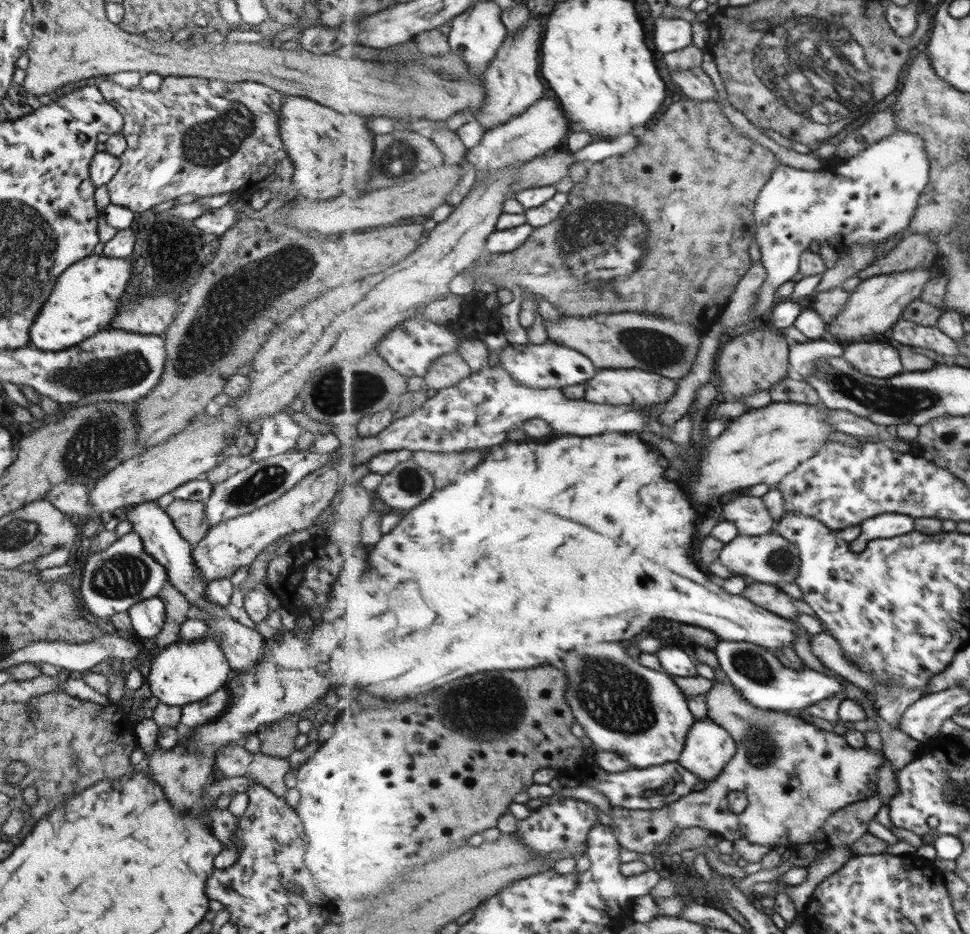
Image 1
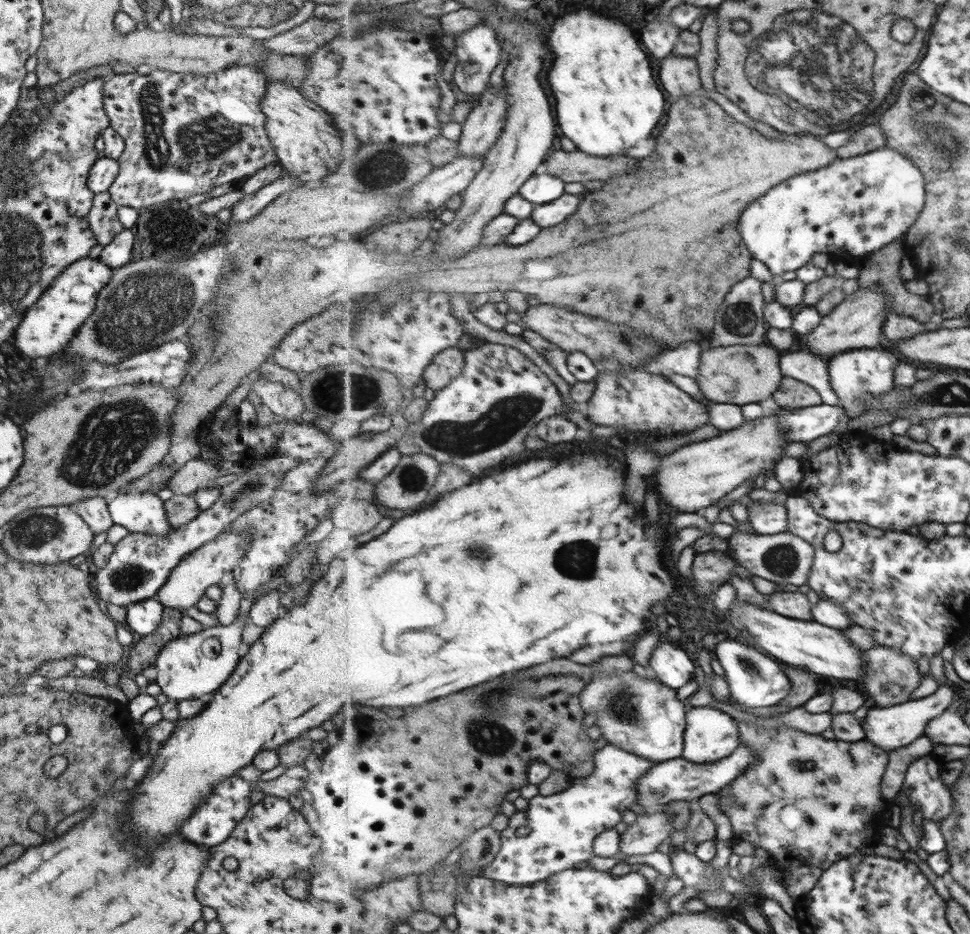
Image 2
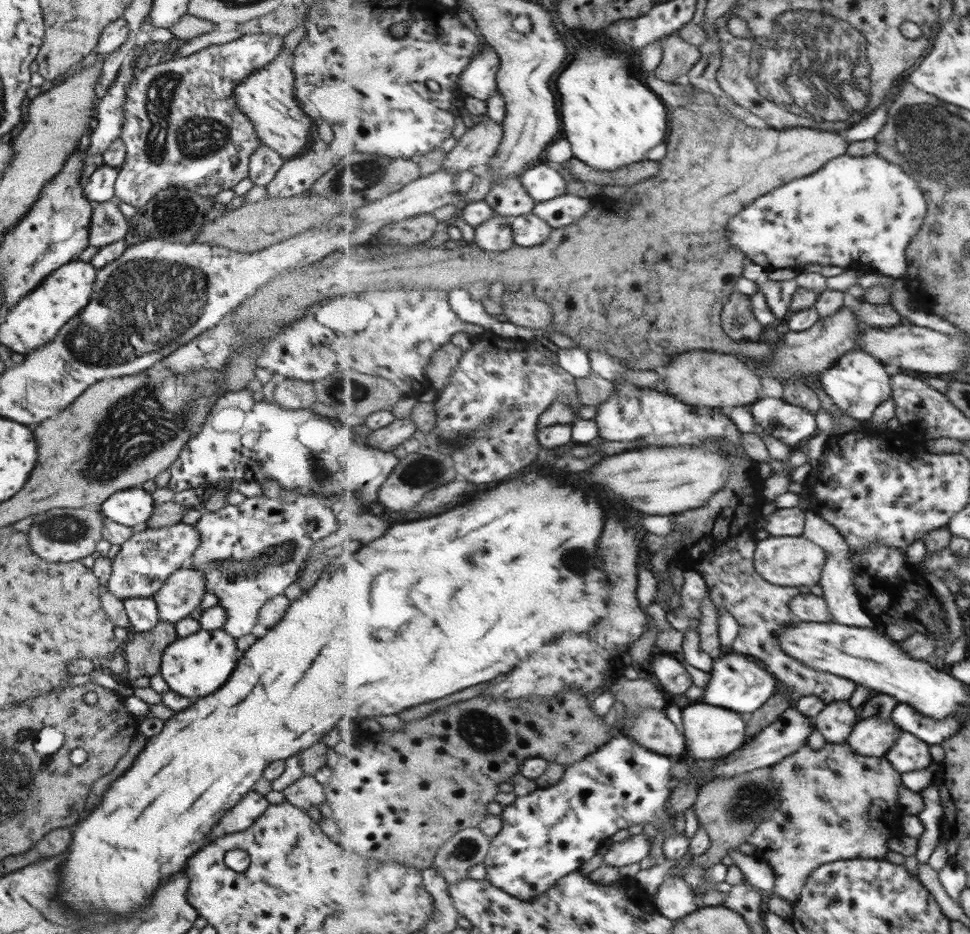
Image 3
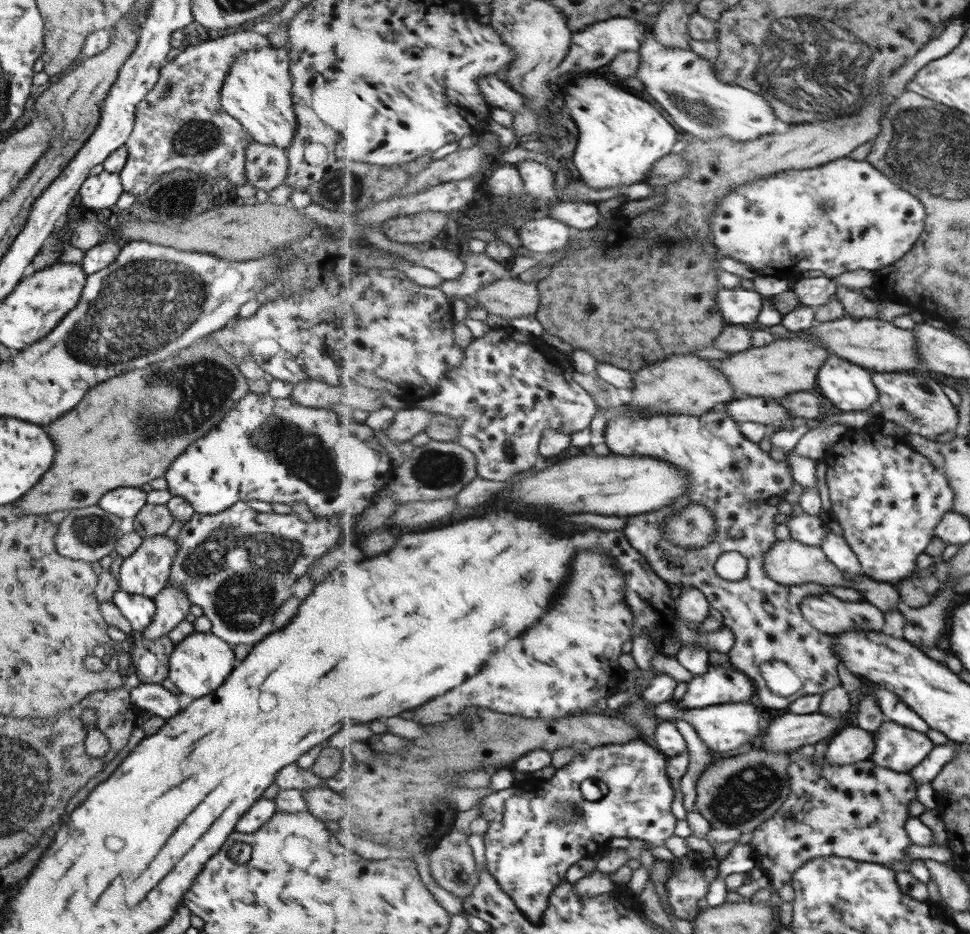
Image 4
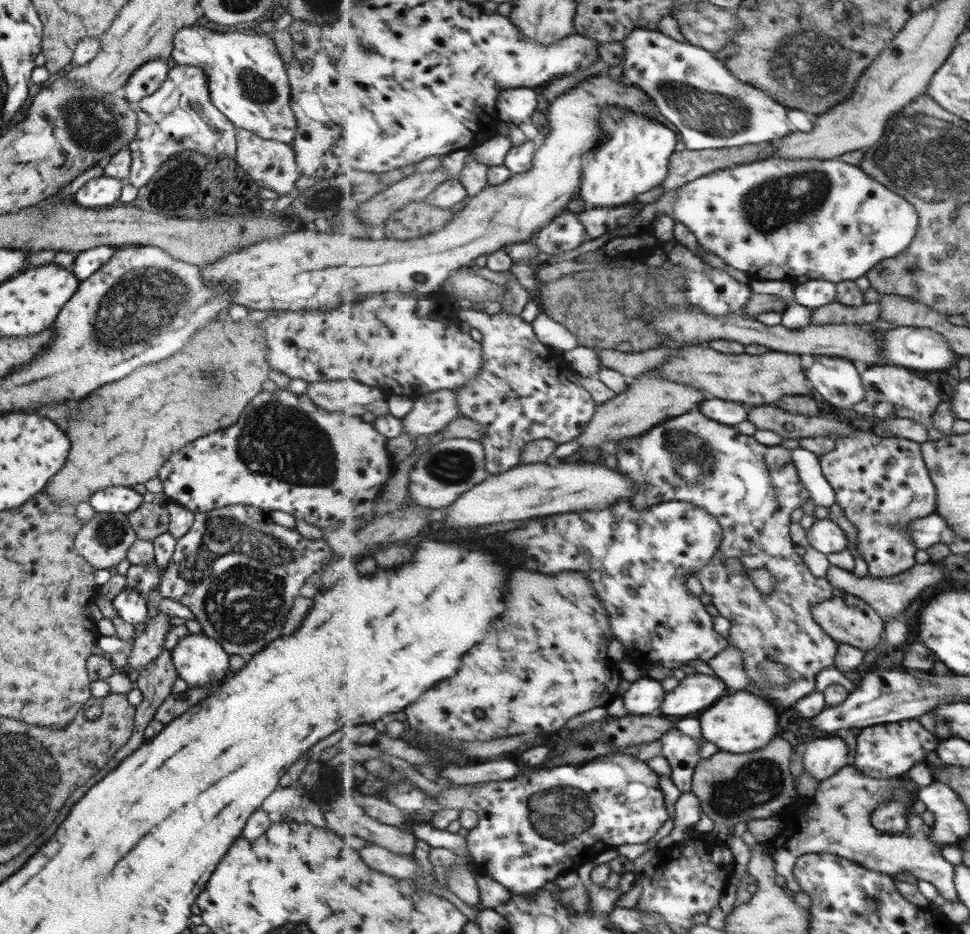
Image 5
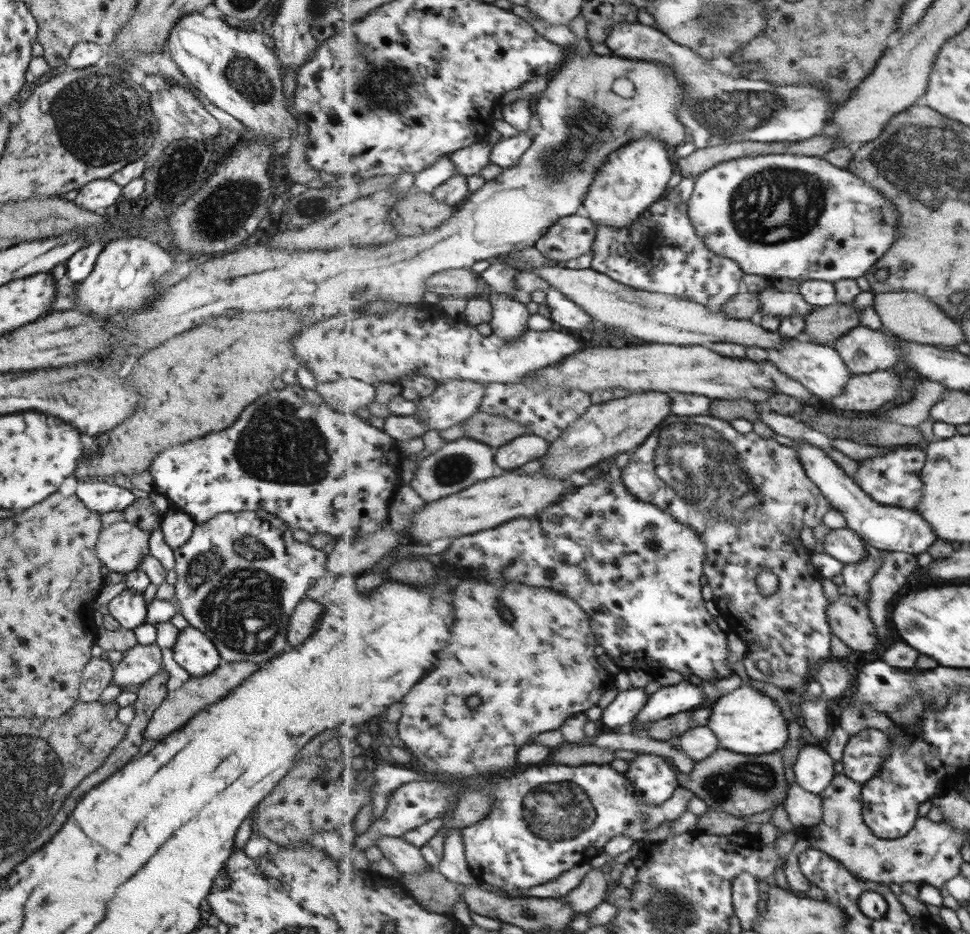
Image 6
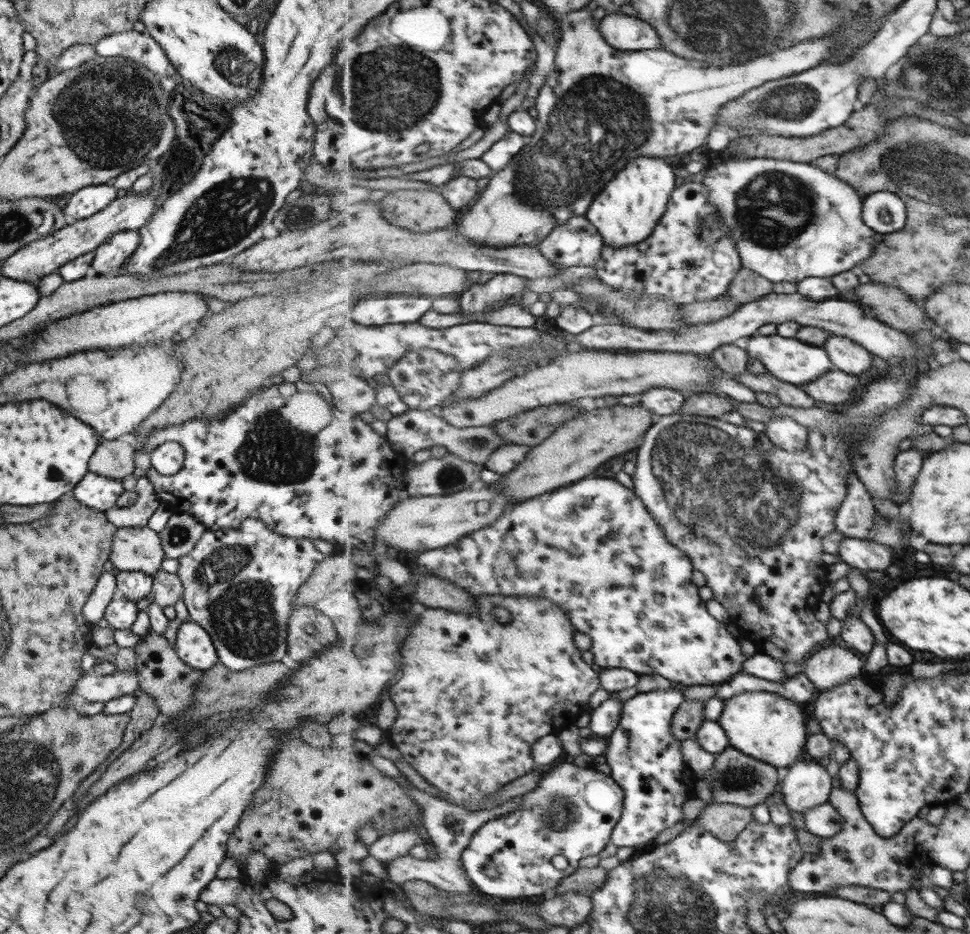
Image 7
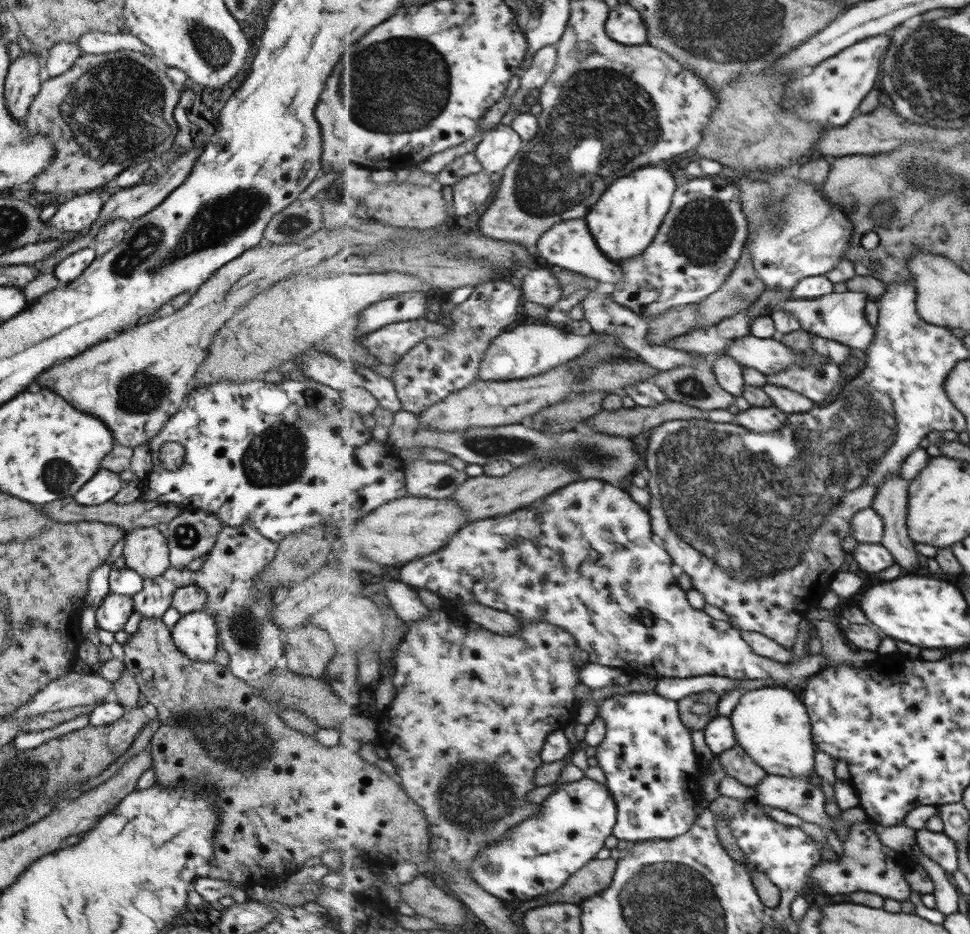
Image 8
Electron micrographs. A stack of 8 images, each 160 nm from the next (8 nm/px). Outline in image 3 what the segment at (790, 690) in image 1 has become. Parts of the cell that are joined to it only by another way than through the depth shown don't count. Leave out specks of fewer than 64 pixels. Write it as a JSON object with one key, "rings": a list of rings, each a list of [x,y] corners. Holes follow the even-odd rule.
{"rings":[[[726,651],[721,658],[714,661],[711,674],[712,679],[709,686],[704,689],[702,702],[729,707],[729,710],[738,711],[746,716],[759,710],[771,696],[776,694],[777,690],[780,690],[780,680],[774,677],[768,668],[747,655],[735,651]]]}

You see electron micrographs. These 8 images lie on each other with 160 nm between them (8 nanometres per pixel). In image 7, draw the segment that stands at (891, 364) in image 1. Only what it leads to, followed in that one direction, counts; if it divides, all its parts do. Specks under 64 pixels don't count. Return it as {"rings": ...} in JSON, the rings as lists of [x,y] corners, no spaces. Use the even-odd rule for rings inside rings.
{"rings":[[[775,334],[773,337],[756,335],[750,338],[745,348],[750,358],[761,360],[770,373],[783,382],[805,387],[805,385],[819,381],[823,374],[835,369],[835,364],[829,358],[824,347],[813,346],[795,338],[785,338]]]}

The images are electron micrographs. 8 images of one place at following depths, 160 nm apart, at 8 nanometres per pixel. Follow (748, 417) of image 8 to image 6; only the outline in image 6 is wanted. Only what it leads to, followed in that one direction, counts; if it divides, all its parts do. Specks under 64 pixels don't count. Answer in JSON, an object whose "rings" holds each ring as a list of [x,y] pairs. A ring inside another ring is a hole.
{"rings":[[[795,439],[799,458],[805,466],[805,471],[811,480],[818,483],[818,488],[831,502],[833,508],[839,509],[845,515],[848,527],[853,529],[869,545],[880,551],[908,552],[911,554],[923,554],[929,547],[937,542],[937,536],[931,528],[931,524],[923,518],[919,511],[907,510],[895,506],[885,506],[877,500],[873,500],[855,481],[845,474],[845,470],[837,466],[823,449],[816,448],[807,442]]]}

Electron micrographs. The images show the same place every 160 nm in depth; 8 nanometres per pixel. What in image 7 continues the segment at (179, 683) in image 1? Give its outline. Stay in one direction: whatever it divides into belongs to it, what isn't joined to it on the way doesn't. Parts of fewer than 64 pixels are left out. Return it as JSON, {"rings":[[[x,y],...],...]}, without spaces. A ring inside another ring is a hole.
{"rings":[[[190,620],[177,627],[173,648],[183,664],[196,670],[206,671],[218,662],[215,647],[207,632]]]}

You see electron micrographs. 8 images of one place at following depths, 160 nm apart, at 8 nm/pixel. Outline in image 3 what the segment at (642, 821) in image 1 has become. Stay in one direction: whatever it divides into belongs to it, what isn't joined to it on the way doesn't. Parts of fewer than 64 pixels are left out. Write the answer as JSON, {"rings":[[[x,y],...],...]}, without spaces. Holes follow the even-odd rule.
{"rings":[[[827,743],[822,749],[815,750],[808,745],[801,747],[798,751],[795,751],[792,755],[784,758],[781,762],[772,766],[772,780],[778,788],[779,795],[781,795],[781,806],[773,812],[773,816],[769,820],[765,820],[759,824],[759,828],[749,836],[748,842],[755,846],[757,849],[756,855],[759,860],[765,863],[769,863],[774,871],[777,872],[776,883],[774,888],[774,894],[785,900],[795,903],[803,892],[804,886],[807,884],[811,874],[815,873],[822,865],[851,859],[863,859],[863,858],[875,858],[886,859],[887,853],[891,852],[889,842],[891,838],[897,836],[893,835],[893,832],[889,832],[889,812],[895,814],[901,810],[899,806],[899,792],[901,792],[901,784],[904,784],[904,780],[901,780],[901,773],[889,762],[886,756],[882,757],[868,757],[862,754],[857,754],[852,746],[843,743]],[[647,834],[629,836],[622,842],[612,844],[612,847],[604,855],[605,865],[621,868],[641,862],[643,858],[650,856],[652,842],[649,842]]]}

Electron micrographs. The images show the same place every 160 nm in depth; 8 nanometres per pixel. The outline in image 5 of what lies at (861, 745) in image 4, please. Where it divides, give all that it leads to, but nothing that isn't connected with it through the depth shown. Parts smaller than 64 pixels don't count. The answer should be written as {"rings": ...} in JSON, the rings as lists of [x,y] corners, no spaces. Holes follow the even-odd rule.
{"rings":[[[843,734],[813,739],[807,743],[803,753],[803,770],[817,779],[818,784],[848,764],[851,765],[851,756]]]}

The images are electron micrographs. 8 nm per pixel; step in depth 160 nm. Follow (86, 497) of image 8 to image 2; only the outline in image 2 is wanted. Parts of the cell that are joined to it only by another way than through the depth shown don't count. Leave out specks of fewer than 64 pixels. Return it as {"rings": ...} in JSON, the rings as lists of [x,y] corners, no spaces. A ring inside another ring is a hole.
{"rings":[[[117,492],[106,503],[113,524],[119,524],[129,533],[141,532],[164,536],[172,530],[165,518],[162,500],[149,492]]]}

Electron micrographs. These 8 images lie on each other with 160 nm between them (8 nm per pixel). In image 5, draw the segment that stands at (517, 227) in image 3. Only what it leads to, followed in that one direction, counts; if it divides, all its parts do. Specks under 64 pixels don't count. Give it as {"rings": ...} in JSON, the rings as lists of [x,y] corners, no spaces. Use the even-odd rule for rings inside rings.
{"rings":[[[563,211],[549,225],[543,226],[533,241],[541,251],[554,257],[579,248],[582,242],[589,239],[578,214]]]}

